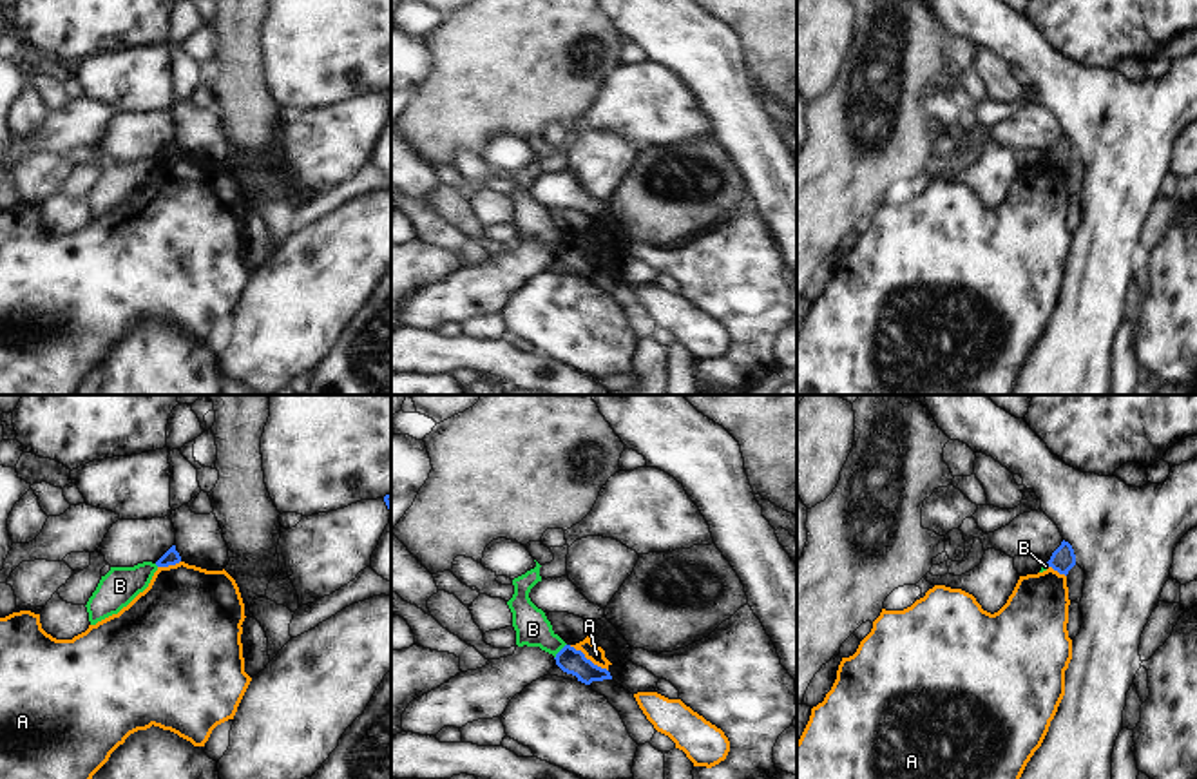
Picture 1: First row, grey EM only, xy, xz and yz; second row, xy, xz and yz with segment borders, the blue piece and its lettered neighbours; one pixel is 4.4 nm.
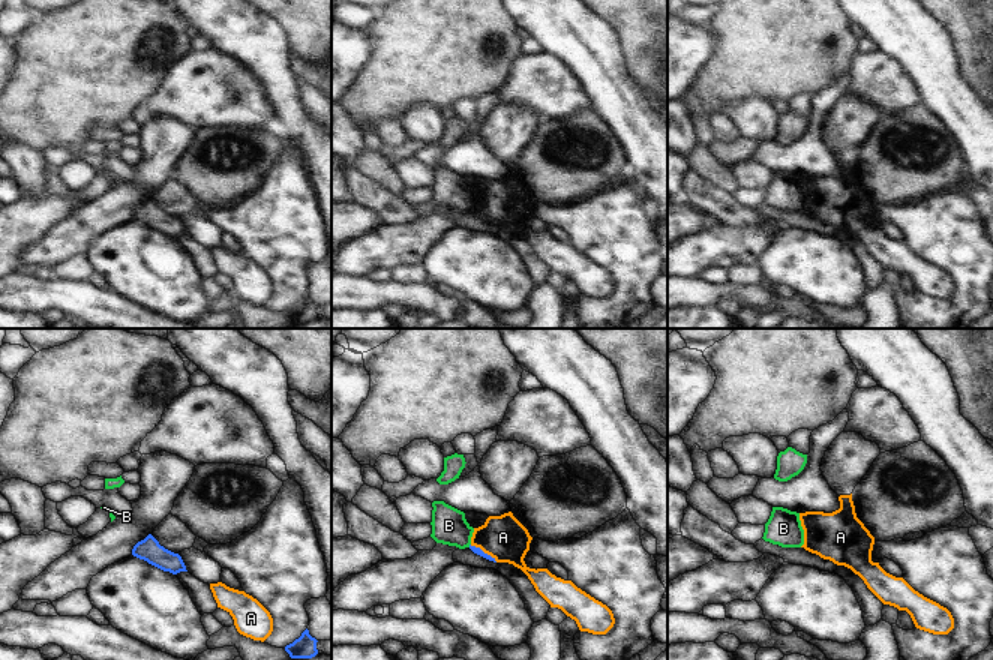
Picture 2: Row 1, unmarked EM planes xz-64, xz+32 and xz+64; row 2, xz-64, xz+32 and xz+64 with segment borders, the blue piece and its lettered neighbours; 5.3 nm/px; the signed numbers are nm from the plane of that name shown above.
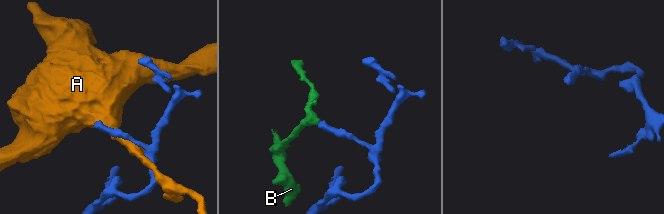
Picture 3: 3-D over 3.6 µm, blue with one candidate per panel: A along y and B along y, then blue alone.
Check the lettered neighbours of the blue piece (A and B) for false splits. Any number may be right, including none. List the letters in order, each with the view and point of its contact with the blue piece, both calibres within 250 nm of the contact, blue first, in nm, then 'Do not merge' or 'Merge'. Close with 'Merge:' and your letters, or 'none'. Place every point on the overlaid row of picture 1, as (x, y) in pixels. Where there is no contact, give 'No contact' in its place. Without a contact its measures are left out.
A: Touches blue at xz (589, 660). Thickness 110 nm (blue) against 80 nm. Do not merge
B: Touches blue at xz (560, 651). Thickness 110 nm (blue) against 160 nm. Do not merge
Merge: none

